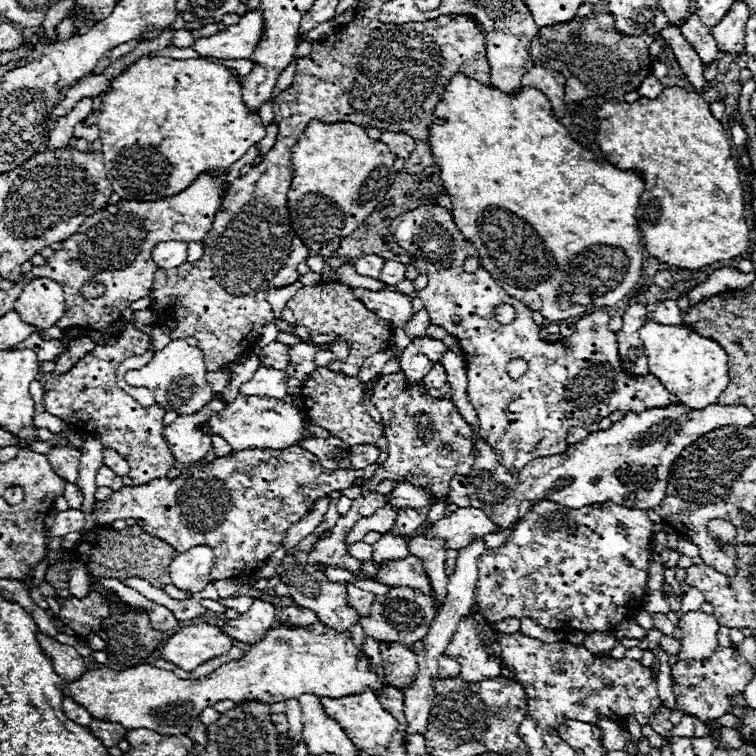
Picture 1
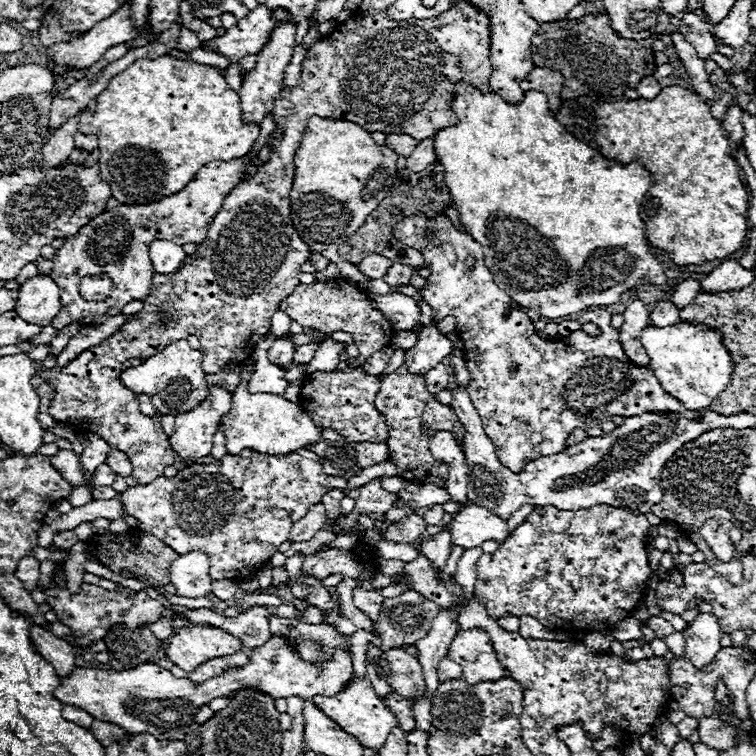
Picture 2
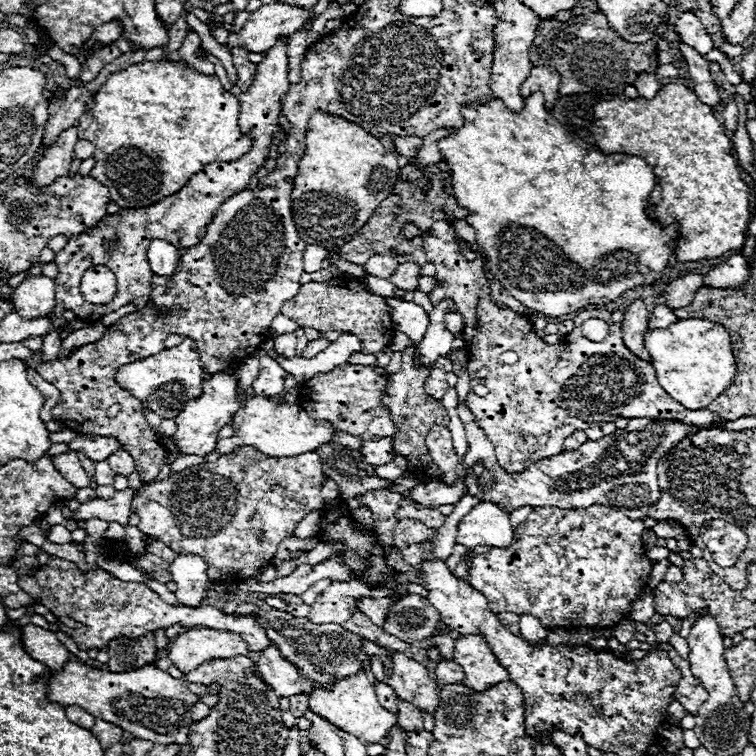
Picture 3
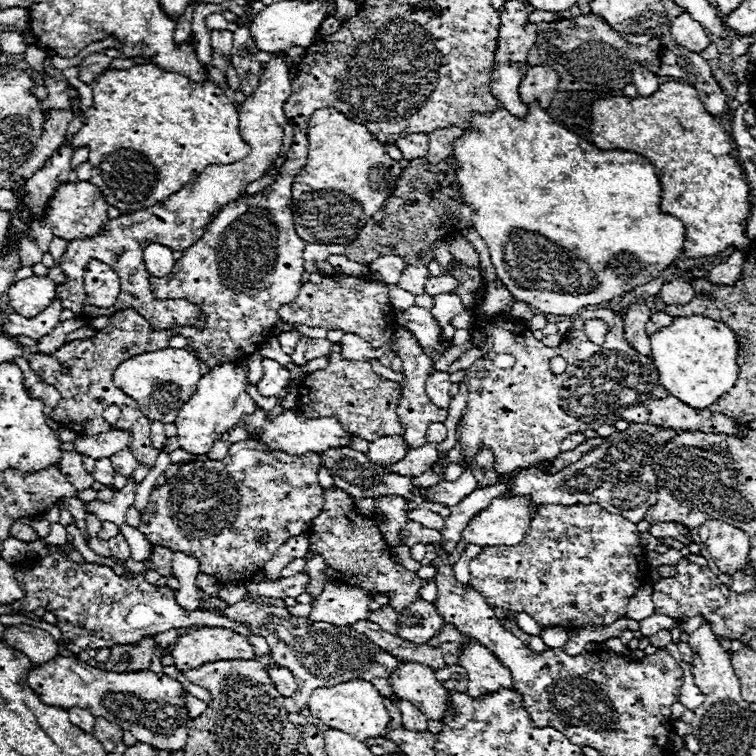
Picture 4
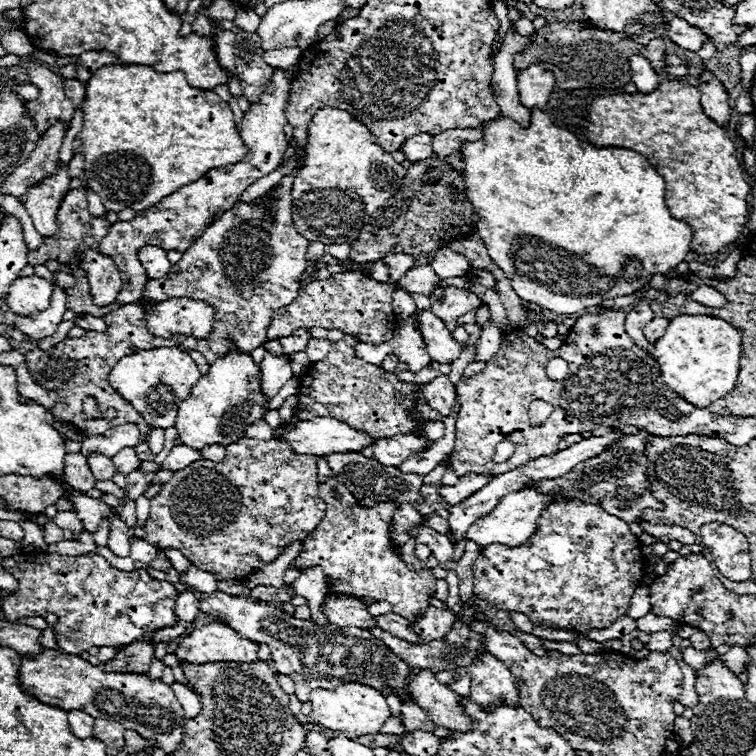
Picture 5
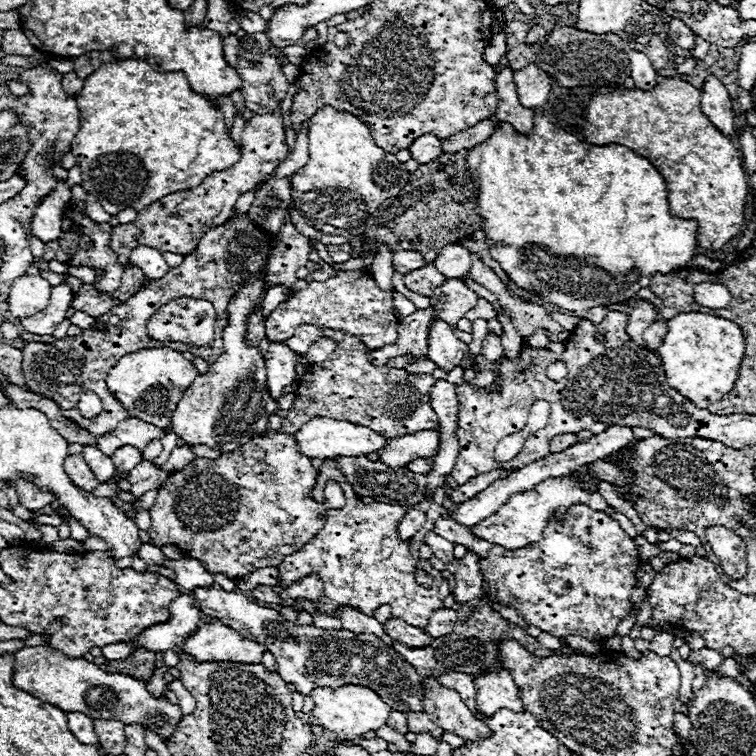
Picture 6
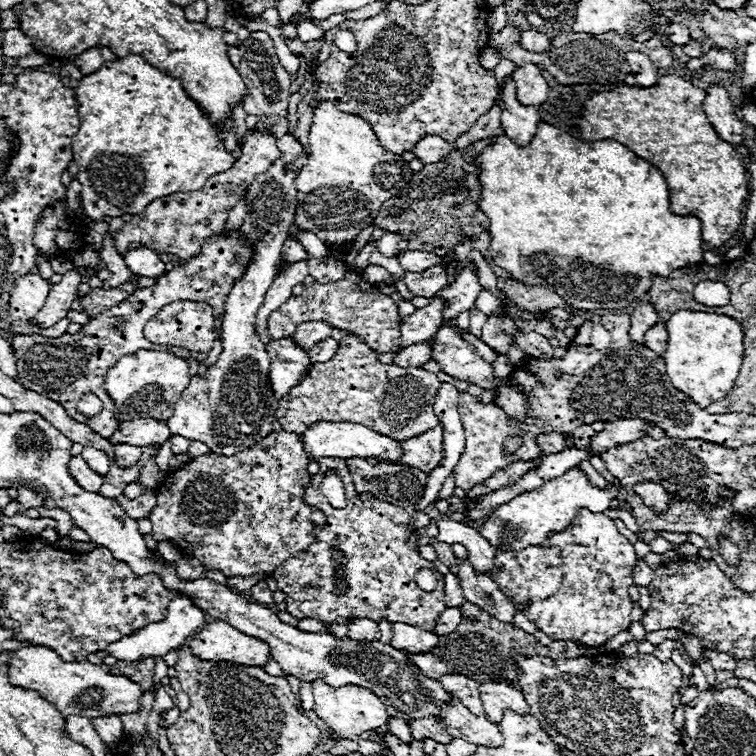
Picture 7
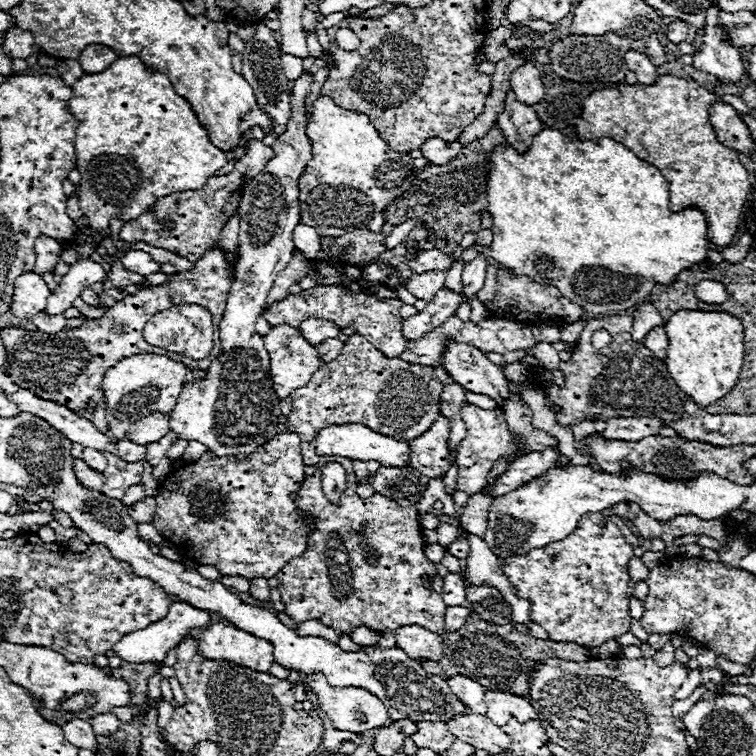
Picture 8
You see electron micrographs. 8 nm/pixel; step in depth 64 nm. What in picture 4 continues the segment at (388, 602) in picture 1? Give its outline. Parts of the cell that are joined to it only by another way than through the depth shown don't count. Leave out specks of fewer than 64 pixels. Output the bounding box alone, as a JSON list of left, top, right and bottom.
[396,600,444,642]

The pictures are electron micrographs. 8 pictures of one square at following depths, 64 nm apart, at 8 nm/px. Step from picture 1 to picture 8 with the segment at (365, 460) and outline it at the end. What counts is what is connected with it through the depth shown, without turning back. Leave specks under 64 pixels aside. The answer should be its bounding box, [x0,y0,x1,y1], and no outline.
[408,416,450,478]

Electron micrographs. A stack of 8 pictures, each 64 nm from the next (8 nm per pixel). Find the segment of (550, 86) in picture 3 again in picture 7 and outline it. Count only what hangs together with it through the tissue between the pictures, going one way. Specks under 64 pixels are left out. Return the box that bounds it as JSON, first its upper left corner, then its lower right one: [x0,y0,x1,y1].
[512,64,548,106]

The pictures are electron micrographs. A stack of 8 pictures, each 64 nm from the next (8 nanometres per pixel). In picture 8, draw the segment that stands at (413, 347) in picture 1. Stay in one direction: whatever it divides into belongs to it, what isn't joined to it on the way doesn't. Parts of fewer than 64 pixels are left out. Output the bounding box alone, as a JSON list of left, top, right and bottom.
[460,254,488,300]

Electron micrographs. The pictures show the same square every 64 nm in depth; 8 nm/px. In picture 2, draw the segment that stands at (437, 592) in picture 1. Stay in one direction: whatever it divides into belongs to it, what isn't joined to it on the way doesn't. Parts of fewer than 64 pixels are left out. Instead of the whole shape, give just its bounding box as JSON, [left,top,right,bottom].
[416,530,452,570]

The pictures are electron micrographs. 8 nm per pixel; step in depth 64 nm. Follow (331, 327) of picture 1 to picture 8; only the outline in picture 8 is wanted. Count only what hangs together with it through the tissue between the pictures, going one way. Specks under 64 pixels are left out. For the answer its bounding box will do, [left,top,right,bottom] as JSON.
[266,284,406,358]

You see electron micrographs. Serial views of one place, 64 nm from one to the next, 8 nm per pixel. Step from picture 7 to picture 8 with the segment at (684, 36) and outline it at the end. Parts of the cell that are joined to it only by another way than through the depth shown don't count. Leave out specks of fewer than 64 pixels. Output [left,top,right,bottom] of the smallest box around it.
[666,20,688,44]

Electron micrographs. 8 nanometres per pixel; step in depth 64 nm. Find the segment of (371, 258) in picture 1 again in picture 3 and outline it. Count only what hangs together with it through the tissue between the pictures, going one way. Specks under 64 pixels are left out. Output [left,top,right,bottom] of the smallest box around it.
[364,254,398,278]

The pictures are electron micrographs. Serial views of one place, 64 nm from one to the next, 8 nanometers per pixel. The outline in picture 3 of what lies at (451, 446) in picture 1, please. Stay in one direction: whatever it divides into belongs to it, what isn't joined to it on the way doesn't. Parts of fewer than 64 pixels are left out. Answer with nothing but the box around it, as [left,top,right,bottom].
[382,348,450,482]

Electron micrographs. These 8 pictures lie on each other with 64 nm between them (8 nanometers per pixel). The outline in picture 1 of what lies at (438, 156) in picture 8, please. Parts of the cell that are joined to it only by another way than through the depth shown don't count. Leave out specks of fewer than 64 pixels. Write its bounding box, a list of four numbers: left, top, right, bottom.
[380,130,416,158]

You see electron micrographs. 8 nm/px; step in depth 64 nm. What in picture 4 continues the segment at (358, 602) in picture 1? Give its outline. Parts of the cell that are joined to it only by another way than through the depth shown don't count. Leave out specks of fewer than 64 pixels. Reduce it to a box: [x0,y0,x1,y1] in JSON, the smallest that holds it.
[370,604,396,632]

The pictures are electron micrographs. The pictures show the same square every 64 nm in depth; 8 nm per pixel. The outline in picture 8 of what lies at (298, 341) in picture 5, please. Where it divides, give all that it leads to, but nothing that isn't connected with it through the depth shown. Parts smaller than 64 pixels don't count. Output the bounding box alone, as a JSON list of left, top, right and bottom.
[298,318,340,344]

